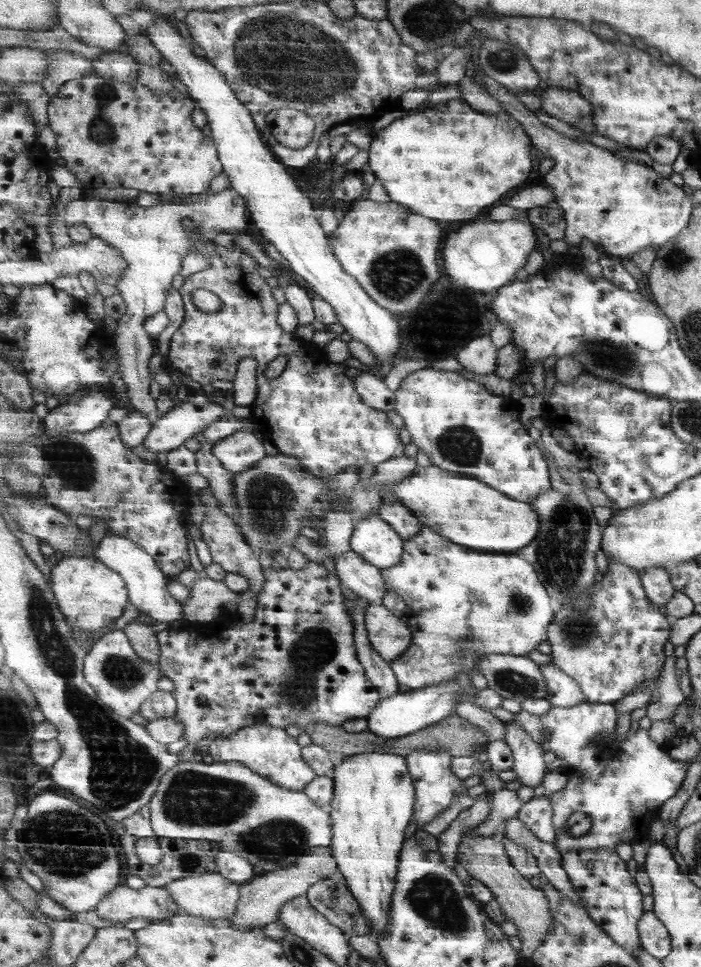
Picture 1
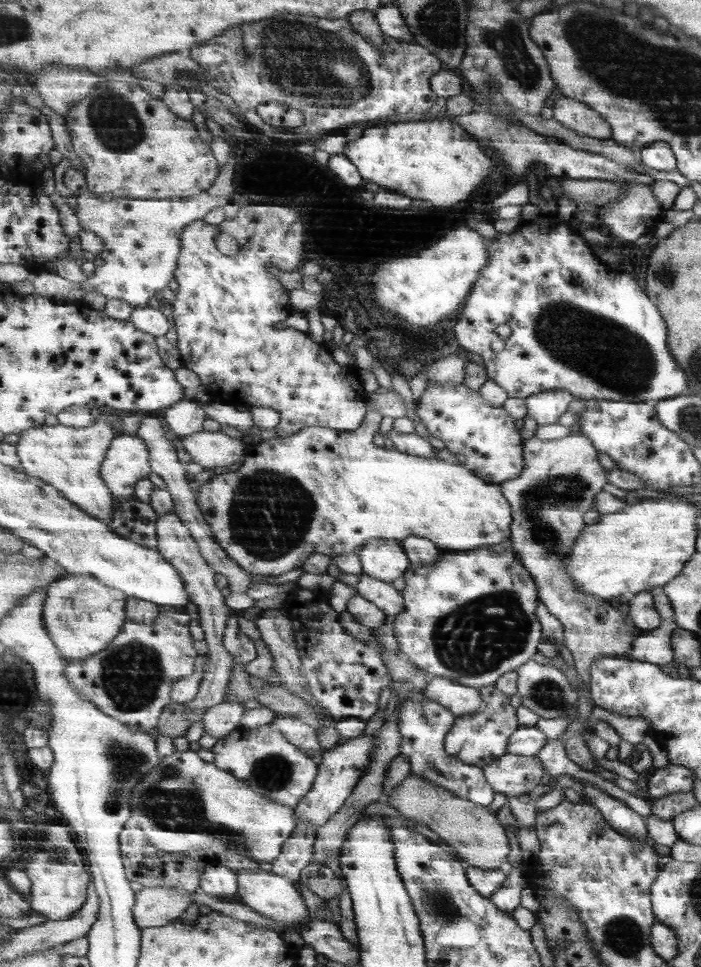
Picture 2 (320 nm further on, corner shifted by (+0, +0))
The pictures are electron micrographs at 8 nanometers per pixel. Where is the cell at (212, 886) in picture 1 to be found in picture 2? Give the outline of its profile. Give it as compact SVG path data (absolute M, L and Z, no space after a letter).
M166 886L144 887L137 892L133 907L137 926L141 929L160 927L177 921L181 912L191 906L191 893Z

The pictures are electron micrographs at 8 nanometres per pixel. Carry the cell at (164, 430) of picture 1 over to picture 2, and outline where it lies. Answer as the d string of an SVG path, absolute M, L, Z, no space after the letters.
M117 434L109 447L107 456L101 465L102 479L111 489L115 500L126 501L134 498L137 482L149 478L153 472L150 465L150 452L147 443L137 434L134 436Z

